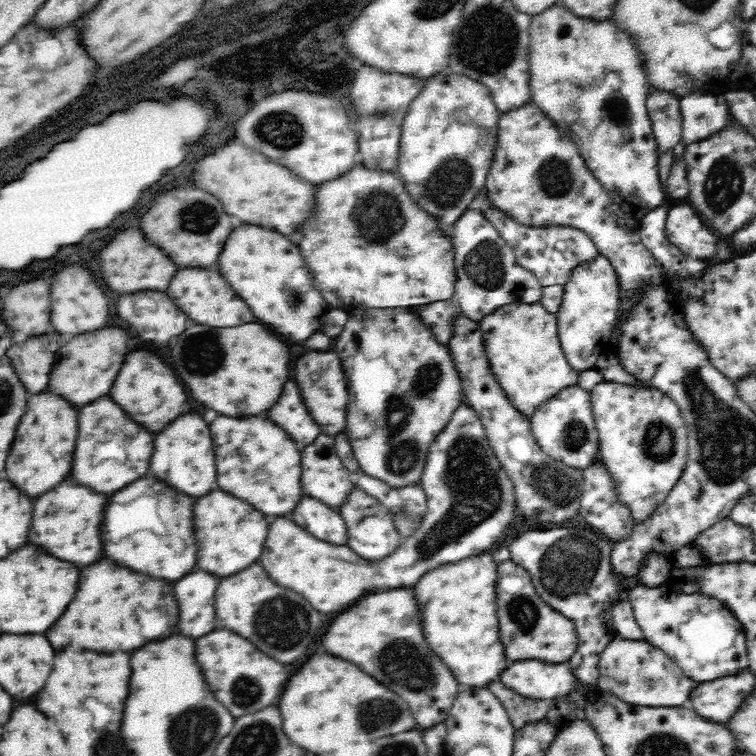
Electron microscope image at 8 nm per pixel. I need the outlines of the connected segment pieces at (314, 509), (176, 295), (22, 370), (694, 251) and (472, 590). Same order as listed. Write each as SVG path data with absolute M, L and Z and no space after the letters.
M302 498L292 512L292 520L296 520L296 524L304 526L316 538L326 540L330 544L342 546L348 542L348 529L342 516L320 500Z
M184 268L180 270L174 278L172 284L168 286L168 296L198 324L208 324L208 326L240 326L248 322L258 322L256 316L250 312L246 302L236 296L236 292L230 288L230 284L210 268Z
M60 332L16 339L5 352L11 359L20 380L32 394L46 391L50 384L56 355L60 348Z
M681 204L669 210L666 234L684 254L696 259L713 260L721 243L694 207Z
M478 553L478 556L439 566L424 574L420 584L414 586L428 646L444 658L462 687L486 687L512 663L500 638L496 604L498 565L492 554Z

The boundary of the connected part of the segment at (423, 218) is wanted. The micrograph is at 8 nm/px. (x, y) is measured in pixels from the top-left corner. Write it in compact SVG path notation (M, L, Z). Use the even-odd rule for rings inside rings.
M359 163L348 174L324 182L316 194L316 216L298 234L298 246L314 272L318 290L334 308L419 307L454 296L458 271L451 229L441 228L440 219L415 203L400 174L368 169L368 165Z

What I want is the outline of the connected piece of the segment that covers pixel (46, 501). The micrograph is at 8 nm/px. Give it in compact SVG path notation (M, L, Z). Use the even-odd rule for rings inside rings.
M66 478L56 488L42 494L34 504L34 518L30 528L30 542L48 550L60 560L74 564L92 564L102 558L102 518L108 504L106 494L94 492L88 486L78 484L74 478Z

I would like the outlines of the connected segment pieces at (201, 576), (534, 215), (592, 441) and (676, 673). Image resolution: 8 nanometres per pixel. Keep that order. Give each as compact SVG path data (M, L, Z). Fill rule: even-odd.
M196 570L174 584L180 606L180 632L184 636L200 638L216 628L214 594L220 578L204 570Z
M532 102L500 115L496 156L485 185L489 198L496 208L514 217L522 225L530 227L563 225L584 231L593 240L599 254L609 259L619 276L621 292L619 312L622 312L634 306L634 295L639 287L650 285L651 282L658 285L665 284L660 275L662 265L641 241L640 224L626 210L614 206L611 196L592 175L572 138L560 132L558 128L555 121Z
M572 385L562 388L545 400L531 416L532 435L539 447L551 458L567 467L583 471L598 460L599 436L591 407L589 391Z
M617 635L599 659L596 689L628 704L654 708L680 706L690 698L690 692L696 688L696 684L695 680L684 676L664 651L645 640L630 641Z

